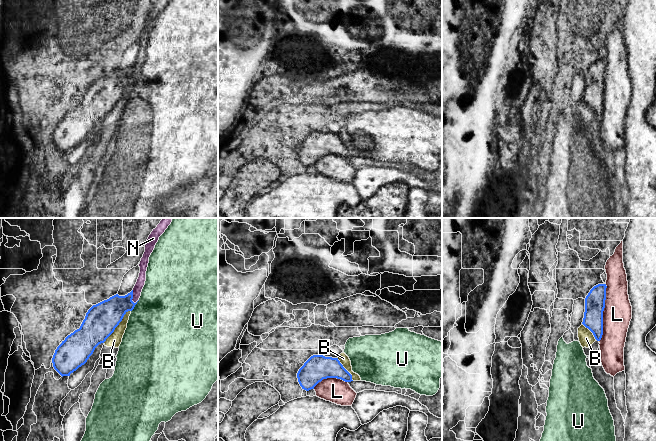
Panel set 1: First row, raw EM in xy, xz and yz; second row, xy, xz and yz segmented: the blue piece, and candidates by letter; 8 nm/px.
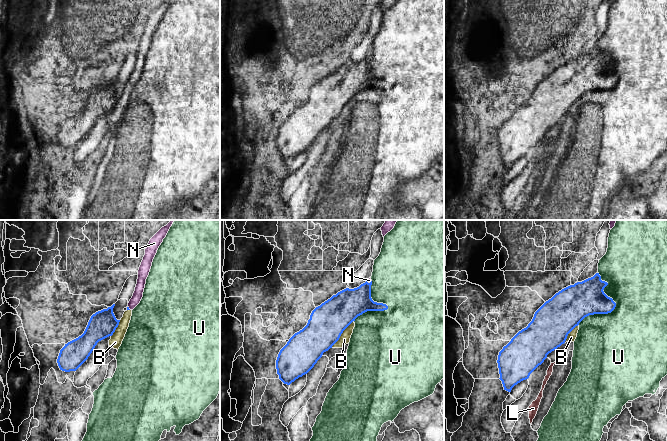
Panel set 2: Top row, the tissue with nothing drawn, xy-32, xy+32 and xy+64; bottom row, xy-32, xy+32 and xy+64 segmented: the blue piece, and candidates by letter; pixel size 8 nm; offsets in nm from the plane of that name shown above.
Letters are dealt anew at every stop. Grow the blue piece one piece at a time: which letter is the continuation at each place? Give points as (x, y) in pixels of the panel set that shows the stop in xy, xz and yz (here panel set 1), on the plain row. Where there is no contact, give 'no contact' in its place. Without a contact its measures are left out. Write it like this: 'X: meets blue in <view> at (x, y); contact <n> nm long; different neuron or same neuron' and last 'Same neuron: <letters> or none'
B: meets blue in xy at (117, 101); contact 340 nm long; different neuron
L: meets blue in yz at (602, 88); contact 480 nm long; different neuron
N: meets blue in xy at (132, 73); contact 110 nm long; different neuron
U: meets blue in xy at (134, 82); contact 120 nm long; different neuron
Same neuron: none

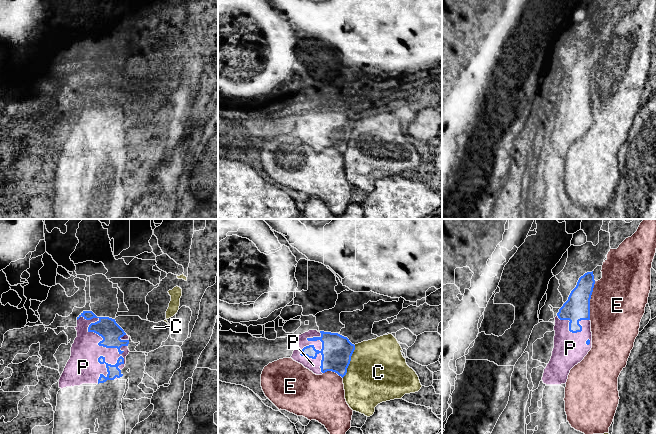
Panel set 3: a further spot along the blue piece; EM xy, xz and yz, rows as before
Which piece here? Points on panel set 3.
C: meets blue in xz at (350, 136); contact 280 nm long; different neuron
E: meets blue in yz at (589, 76); contact 320 nm long; different neuron
P: meets blue in xy at (106, 123); contact 550 nm long; same neuron
Same neuron: P

